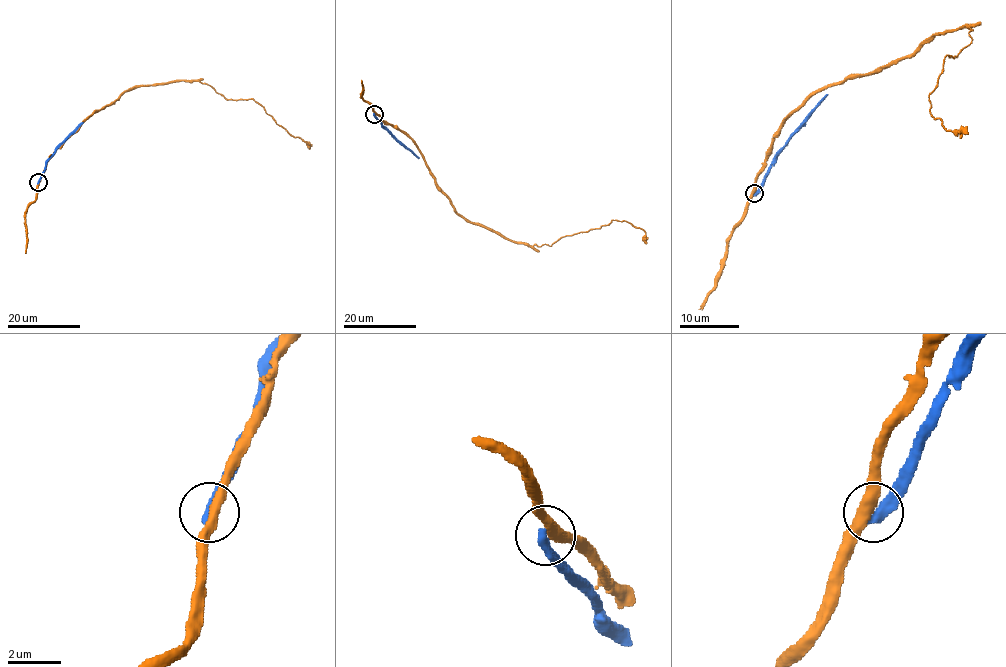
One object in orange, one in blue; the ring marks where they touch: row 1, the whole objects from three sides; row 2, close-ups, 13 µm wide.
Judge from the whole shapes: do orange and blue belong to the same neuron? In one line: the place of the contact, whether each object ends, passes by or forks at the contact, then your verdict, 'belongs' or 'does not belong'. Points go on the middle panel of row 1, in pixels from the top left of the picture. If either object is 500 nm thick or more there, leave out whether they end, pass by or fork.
place (374, 114); orange passes by; blue ends; does not belong

